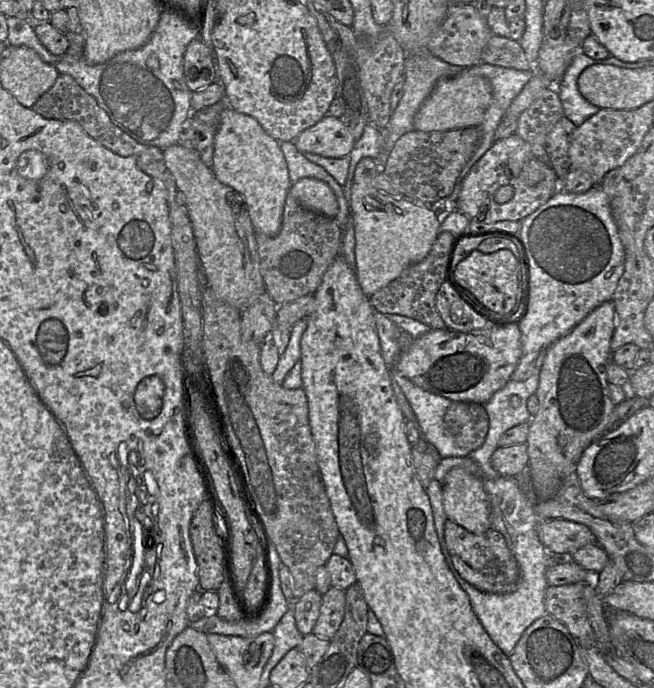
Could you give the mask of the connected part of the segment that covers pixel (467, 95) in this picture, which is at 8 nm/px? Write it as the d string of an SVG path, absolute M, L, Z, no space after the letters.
M463 70L459 74L437 82L414 117L414 131L432 132L478 127L484 120L492 100L492 86L488 79Z

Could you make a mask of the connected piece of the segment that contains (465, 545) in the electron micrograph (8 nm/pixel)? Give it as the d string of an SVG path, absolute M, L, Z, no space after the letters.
M447 518L444 534L453 565L466 582L486 593L508 594L516 589L520 578L519 565L499 531L488 529L476 535Z

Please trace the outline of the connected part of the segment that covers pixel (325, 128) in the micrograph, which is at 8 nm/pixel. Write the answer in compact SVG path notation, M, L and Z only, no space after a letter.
M330 115L302 131L293 142L301 153L327 158L348 156L355 143L342 119Z

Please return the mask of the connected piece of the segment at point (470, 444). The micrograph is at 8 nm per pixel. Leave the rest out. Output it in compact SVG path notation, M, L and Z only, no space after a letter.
M452 402L444 423L455 442L470 452L482 446L489 429L484 405L473 402Z

